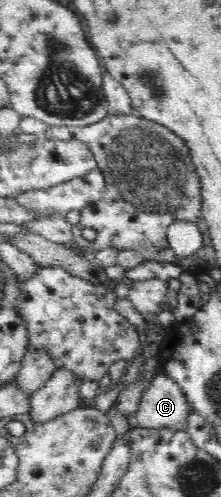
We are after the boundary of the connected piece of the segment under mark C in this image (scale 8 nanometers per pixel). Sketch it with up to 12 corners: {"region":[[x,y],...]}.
{"region":[[159,369],[141,396],[138,426],[188,428],[182,389]]}

